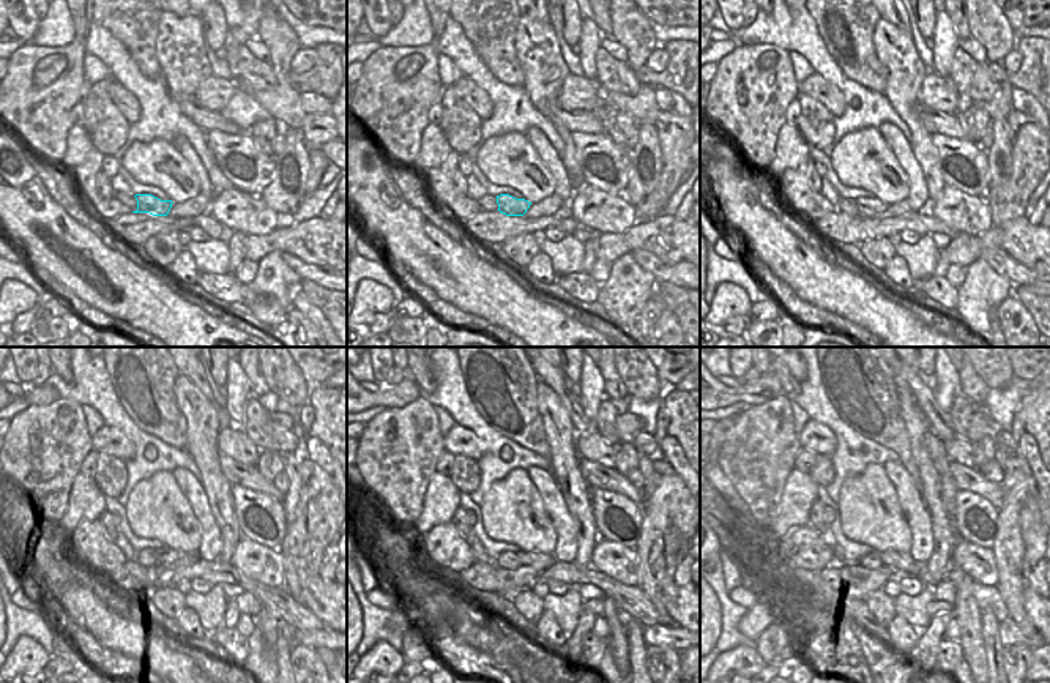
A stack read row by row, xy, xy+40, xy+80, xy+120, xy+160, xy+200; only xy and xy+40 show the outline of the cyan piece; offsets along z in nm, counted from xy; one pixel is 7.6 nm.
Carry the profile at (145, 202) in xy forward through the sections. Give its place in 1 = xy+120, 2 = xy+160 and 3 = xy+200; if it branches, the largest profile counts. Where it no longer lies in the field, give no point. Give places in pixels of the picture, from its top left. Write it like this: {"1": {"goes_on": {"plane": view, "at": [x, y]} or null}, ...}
{"1": {"goes_on": {"plane": "xy+120", "at": [171, 557]}}, "2": {"goes_on": {"plane": "xy+160", "at": [539, 560]}}, "3": {"goes_on": {"plane": "xy+200", "at": [904, 563]}}}

